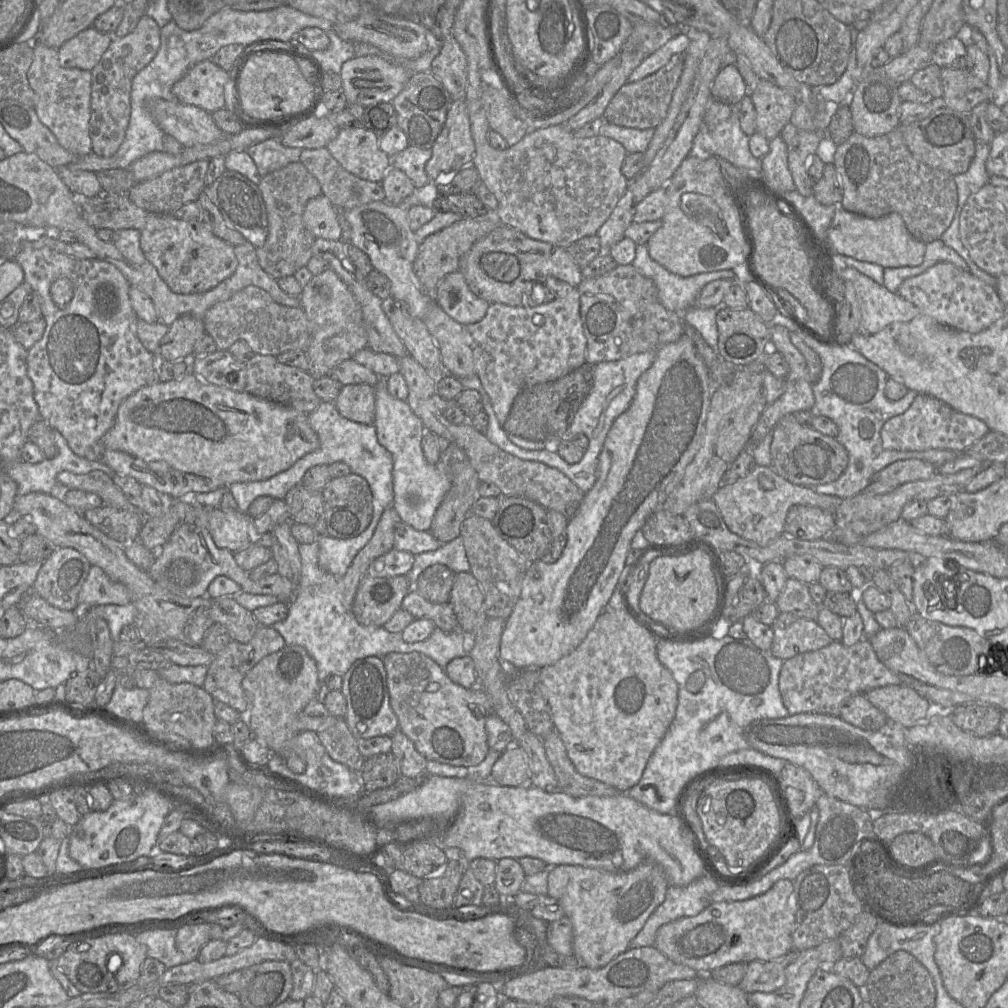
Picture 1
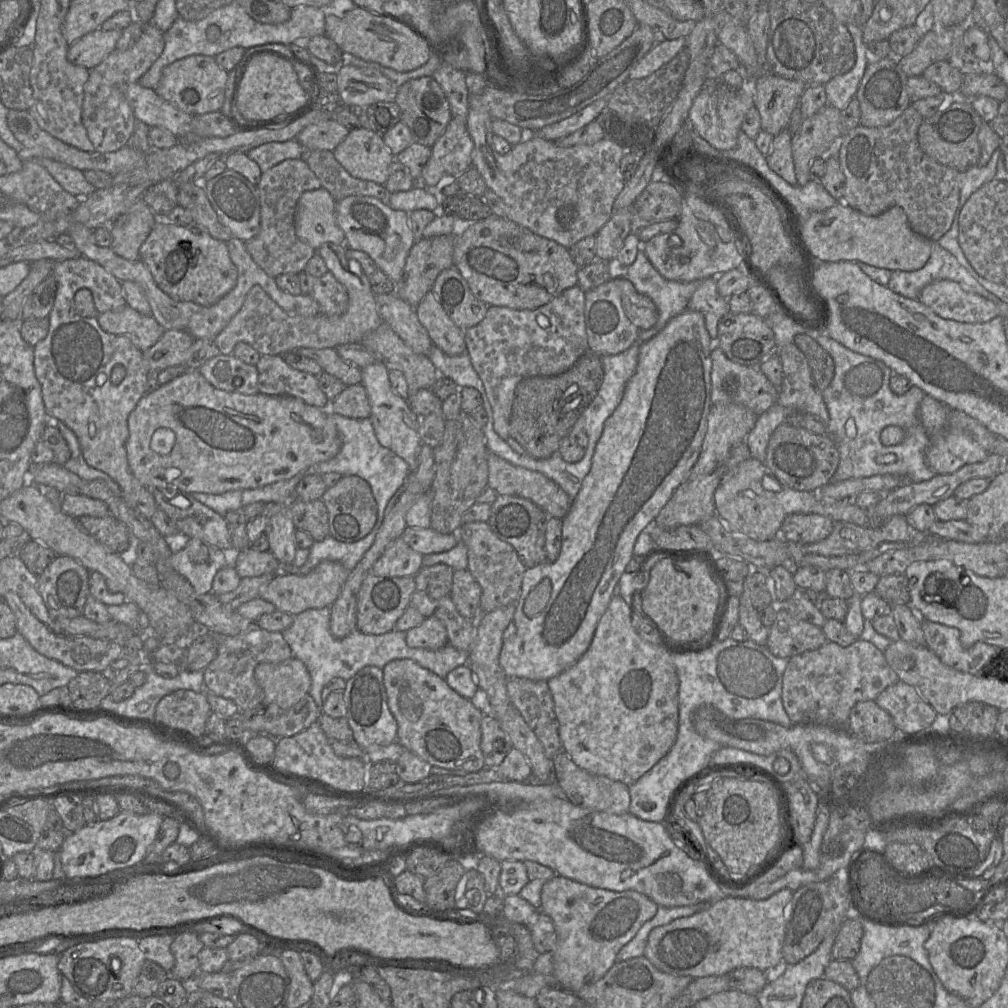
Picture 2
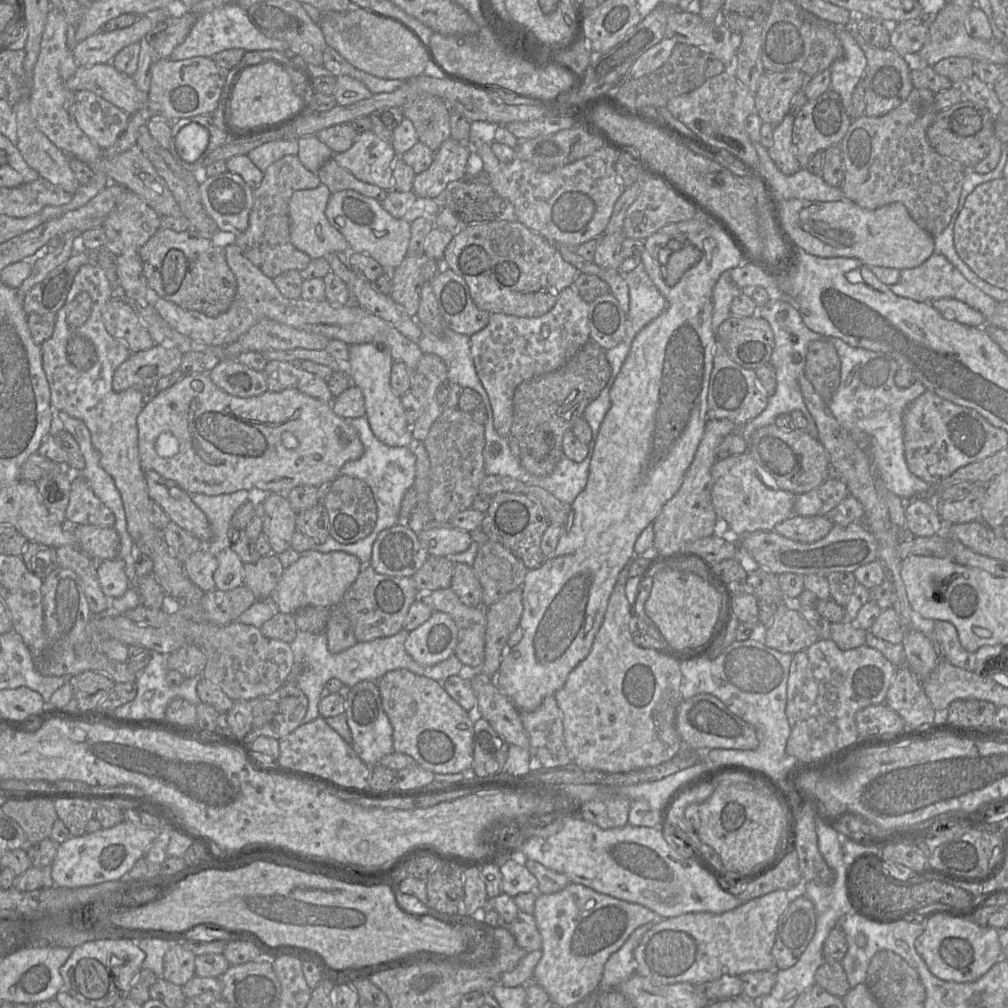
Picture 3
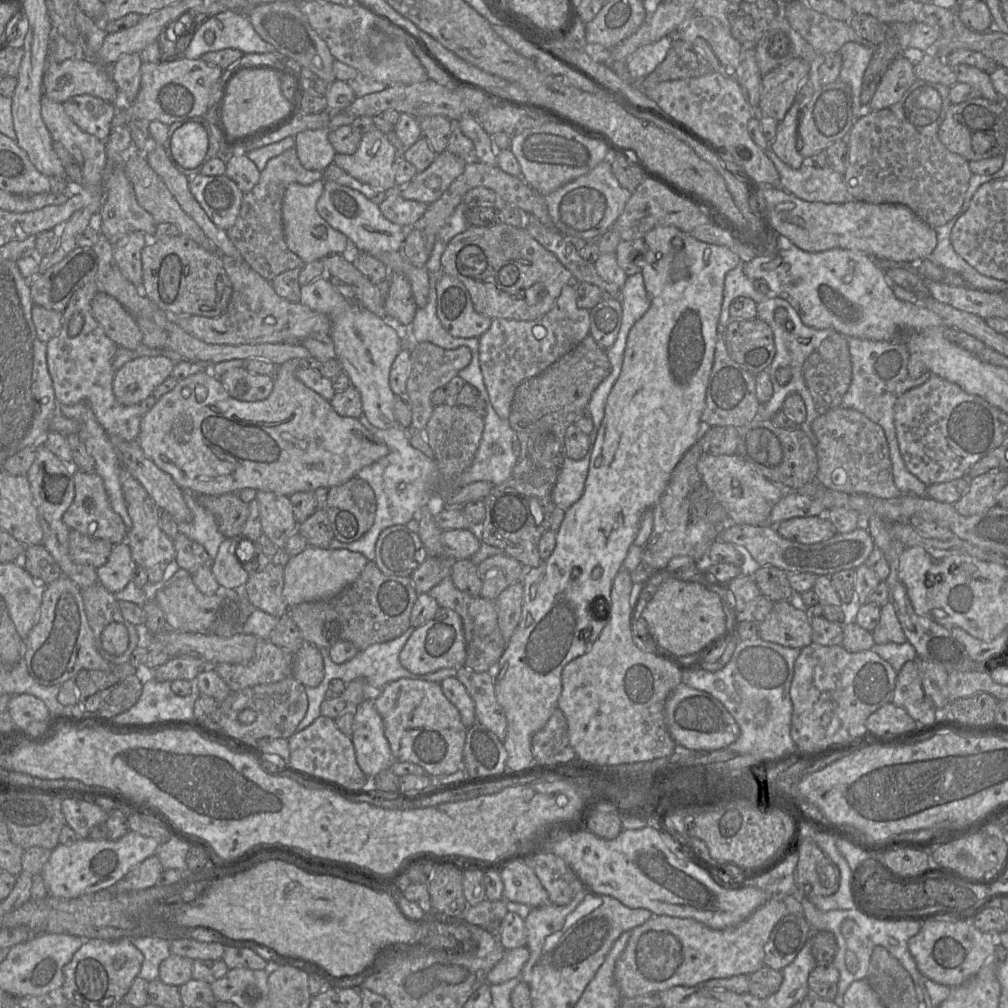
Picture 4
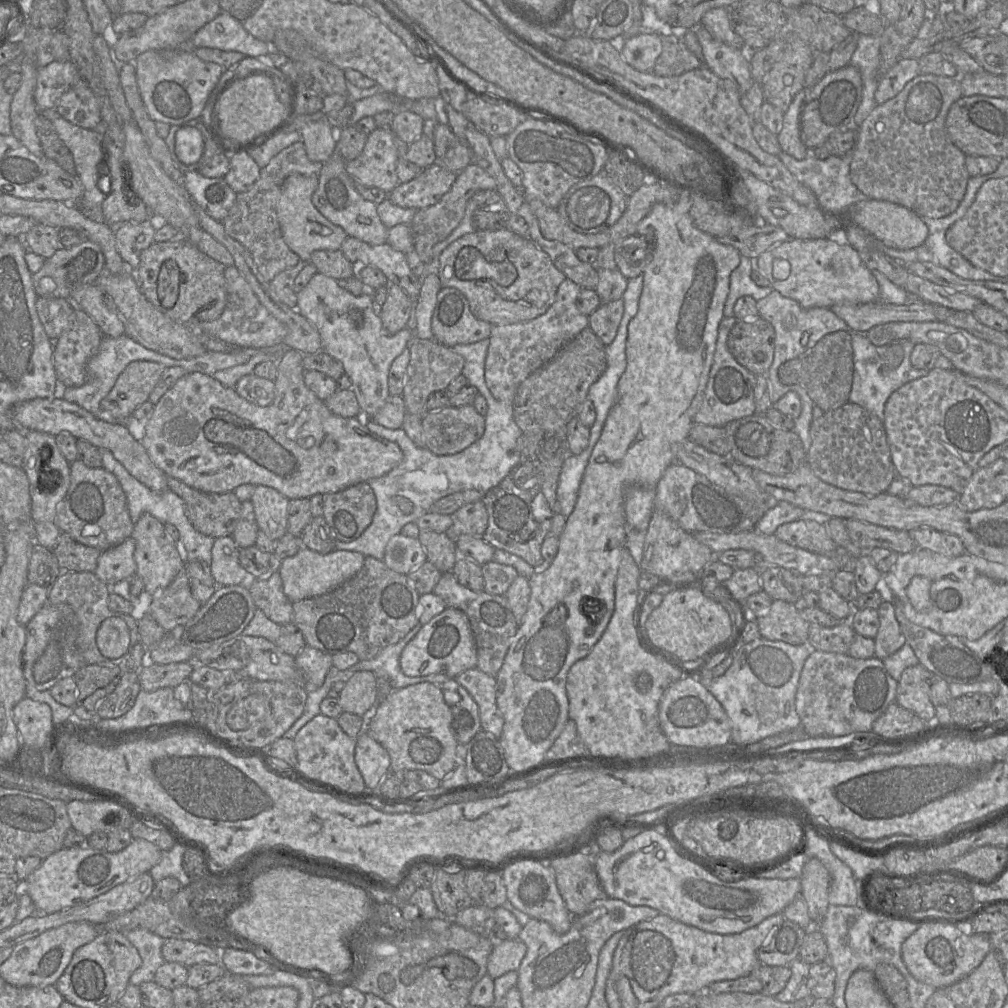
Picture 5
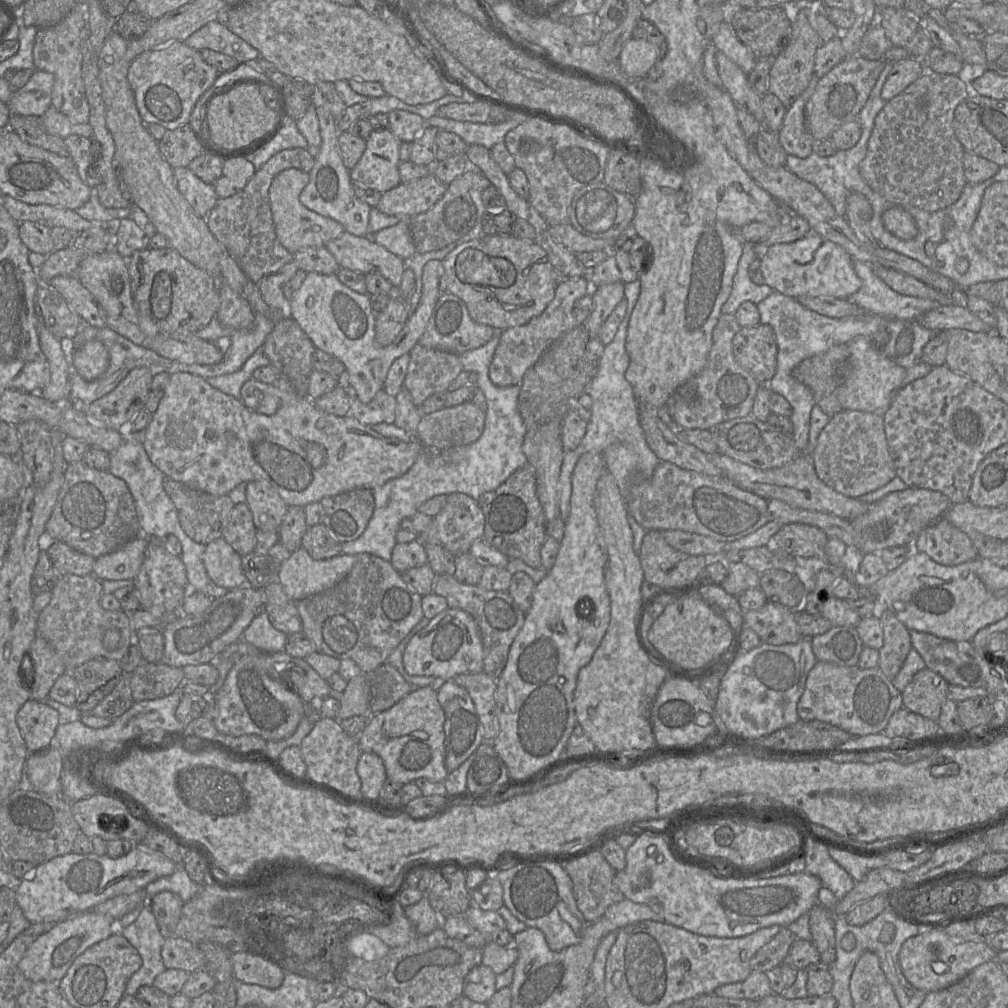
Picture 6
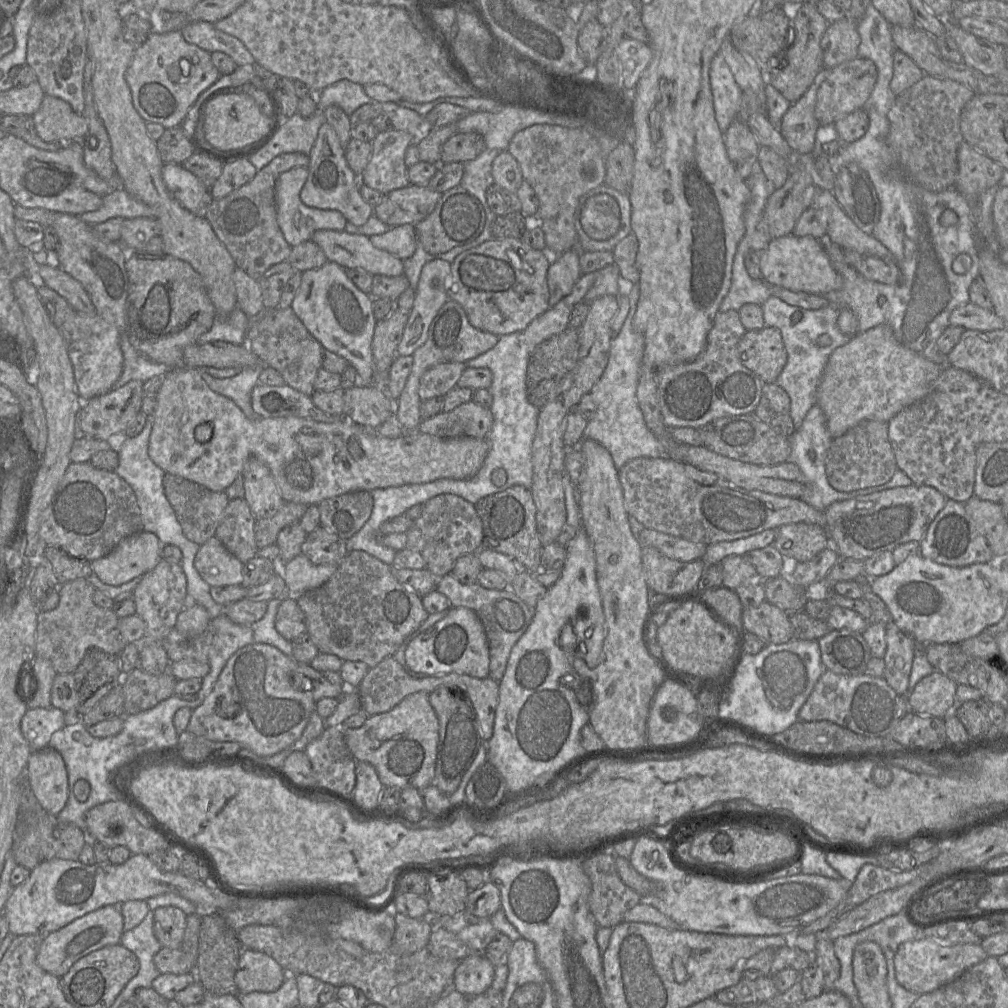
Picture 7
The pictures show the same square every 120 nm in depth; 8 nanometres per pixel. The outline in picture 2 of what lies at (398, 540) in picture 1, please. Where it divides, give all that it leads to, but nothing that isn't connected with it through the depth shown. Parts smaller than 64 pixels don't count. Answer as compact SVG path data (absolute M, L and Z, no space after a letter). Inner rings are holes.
M406 527L401 537L422 555L446 552L459 542L457 533L442 534L431 527L427 529Z

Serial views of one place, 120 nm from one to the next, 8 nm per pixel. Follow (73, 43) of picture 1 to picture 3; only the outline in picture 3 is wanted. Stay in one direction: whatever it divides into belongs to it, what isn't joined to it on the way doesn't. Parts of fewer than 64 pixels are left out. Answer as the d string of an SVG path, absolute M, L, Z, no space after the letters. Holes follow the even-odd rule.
M154 10L140 16L129 27L110 32L99 31L78 42L72 49L78 66L90 67L96 64L111 63L122 48L132 43L139 43L165 16L171 15L166 10Z

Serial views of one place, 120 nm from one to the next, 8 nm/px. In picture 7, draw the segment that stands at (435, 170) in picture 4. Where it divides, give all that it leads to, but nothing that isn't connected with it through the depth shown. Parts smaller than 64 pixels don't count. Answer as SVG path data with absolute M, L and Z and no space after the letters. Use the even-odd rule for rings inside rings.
M409 184L382 195L373 212L389 227L415 225L434 210L441 195L427 184Z

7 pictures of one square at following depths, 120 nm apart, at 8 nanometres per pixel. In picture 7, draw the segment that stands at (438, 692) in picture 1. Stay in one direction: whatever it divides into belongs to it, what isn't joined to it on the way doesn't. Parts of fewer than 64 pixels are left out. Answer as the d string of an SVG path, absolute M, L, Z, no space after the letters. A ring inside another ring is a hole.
M428 692L406 696L390 711L369 716L361 727L344 730L344 736L355 760L374 766L384 787L422 789L433 784L438 756L439 721Z

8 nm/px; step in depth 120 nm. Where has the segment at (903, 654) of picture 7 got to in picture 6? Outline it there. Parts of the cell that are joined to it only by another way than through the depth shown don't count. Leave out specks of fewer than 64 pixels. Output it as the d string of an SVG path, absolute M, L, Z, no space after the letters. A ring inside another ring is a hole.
M887 609L882 612L880 622L884 643L879 650L878 667L892 680L899 673L912 648L910 631Z

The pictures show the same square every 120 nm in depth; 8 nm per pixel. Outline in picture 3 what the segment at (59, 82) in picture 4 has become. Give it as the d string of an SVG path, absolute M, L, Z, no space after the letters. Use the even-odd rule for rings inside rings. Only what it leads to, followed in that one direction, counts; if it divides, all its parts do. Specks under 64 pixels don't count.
M111 63L79 66L66 86L75 93L89 90L129 115L149 106L148 93L140 91L132 76L118 71Z

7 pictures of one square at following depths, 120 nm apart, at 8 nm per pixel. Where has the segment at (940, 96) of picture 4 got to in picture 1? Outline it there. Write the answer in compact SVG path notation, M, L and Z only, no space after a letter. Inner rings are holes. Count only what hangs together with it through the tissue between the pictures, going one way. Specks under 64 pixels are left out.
M901 124L891 132L876 137L853 132L836 148L832 164L843 190L839 207L849 212L869 218L897 212L907 230L924 243L939 239L953 220L958 203L954 175L918 161L906 145Z

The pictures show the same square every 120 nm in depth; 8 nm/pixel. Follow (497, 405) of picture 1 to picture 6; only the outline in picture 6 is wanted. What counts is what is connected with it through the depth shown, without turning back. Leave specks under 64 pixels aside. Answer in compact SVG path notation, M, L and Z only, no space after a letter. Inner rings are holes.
M588 276L561 279L555 296L542 314L532 318L527 324L508 328L499 332L499 344L489 366L489 378L498 387L508 387L521 383L526 371L533 366L543 353L563 334L574 329L577 321L573 315L576 300L591 294Z

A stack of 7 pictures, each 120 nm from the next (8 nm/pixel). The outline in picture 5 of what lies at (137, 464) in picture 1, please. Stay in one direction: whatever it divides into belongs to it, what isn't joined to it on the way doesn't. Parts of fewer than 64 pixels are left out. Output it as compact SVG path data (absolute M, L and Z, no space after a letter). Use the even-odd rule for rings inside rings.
M287 349L277 362L277 375L275 383L275 397L269 406L261 407L248 402L237 394L234 388L224 386L211 375L193 372L186 373L169 387L167 392L154 405L151 416L144 423L144 437L142 446L156 467L162 470L167 477L177 479L189 487L208 494L222 494L233 492L243 484L254 486L263 485L277 490L289 500L310 498L316 494L329 494L339 492L349 486L370 479L381 477L397 467L403 460L403 452L399 445L370 431L362 416L342 417L332 413L325 401L318 398L305 384L303 366L304 354L294 349Z

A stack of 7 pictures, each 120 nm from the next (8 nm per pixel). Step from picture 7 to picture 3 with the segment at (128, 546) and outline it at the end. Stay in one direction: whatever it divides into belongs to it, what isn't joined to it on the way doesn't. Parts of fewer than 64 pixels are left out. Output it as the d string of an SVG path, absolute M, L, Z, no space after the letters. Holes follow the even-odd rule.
M120 558L97 562L96 571L101 590L109 600L123 596L129 589L125 563Z

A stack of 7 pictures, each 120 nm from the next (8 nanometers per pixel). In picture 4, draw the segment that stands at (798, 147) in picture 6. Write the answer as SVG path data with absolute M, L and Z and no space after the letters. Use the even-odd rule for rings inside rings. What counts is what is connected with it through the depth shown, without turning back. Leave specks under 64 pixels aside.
M793 102L782 121L778 122L776 135L770 149L788 166L799 169L807 160L797 151L795 117L800 104Z

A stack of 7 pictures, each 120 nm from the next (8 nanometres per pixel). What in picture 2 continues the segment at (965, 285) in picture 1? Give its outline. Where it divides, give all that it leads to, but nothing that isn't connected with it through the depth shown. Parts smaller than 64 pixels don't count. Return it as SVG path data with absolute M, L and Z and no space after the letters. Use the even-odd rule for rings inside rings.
M952 280L933 281L921 290L918 300L940 317L958 322L985 323L999 316L999 309L994 302L977 293L966 291Z

